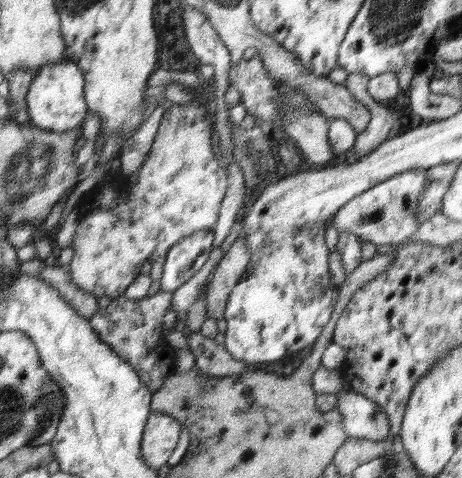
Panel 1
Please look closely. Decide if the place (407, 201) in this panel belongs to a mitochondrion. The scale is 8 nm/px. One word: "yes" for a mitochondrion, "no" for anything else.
yes

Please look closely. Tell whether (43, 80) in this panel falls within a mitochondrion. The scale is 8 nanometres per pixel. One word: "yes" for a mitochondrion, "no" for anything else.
no

